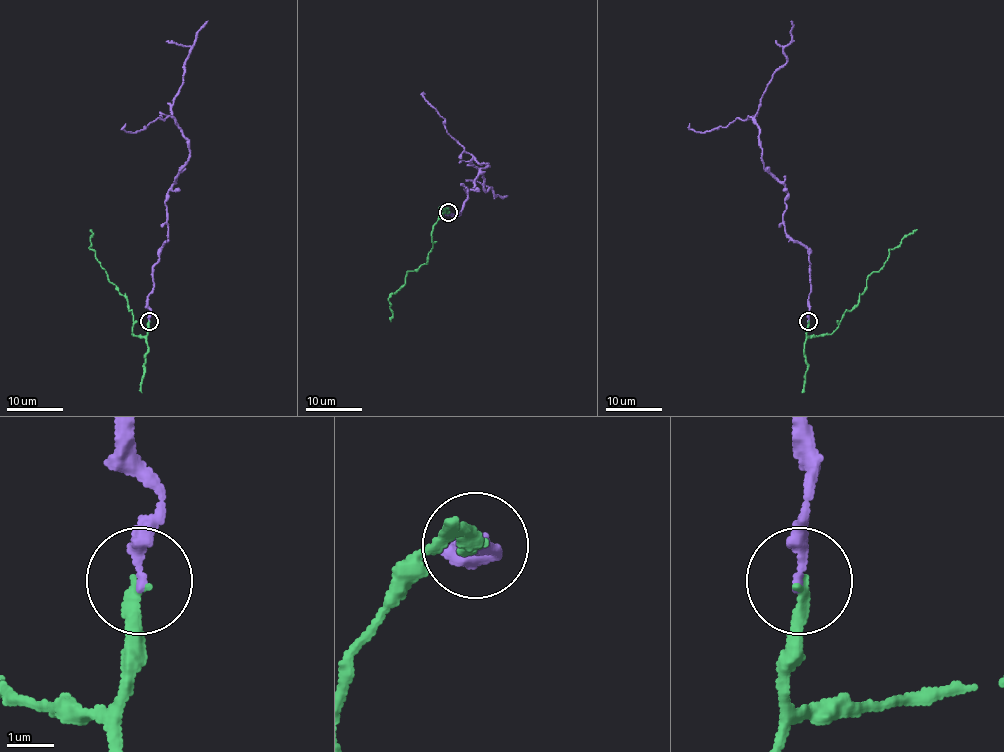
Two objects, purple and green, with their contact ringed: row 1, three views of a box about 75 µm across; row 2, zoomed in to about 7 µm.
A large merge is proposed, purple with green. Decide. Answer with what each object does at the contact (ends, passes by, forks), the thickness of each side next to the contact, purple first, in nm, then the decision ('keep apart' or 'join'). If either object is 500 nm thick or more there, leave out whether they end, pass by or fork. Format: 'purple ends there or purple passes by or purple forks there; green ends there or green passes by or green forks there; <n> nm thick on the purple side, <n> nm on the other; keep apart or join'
purple ends there; green ends there; 240 nm thick on the purple side, 240 nm on the other; join

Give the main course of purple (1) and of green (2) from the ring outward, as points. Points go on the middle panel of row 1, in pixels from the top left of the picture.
1: (448, 213), (458, 213), (465, 189), (473, 188), (482, 168), (489, 166), (473, 159), (484, 190), (507, 195)
2: (448, 213), (445, 211), (437, 221), (427, 262), (416, 270), (409, 270), (404, 283), (390, 296), (390, 321)

